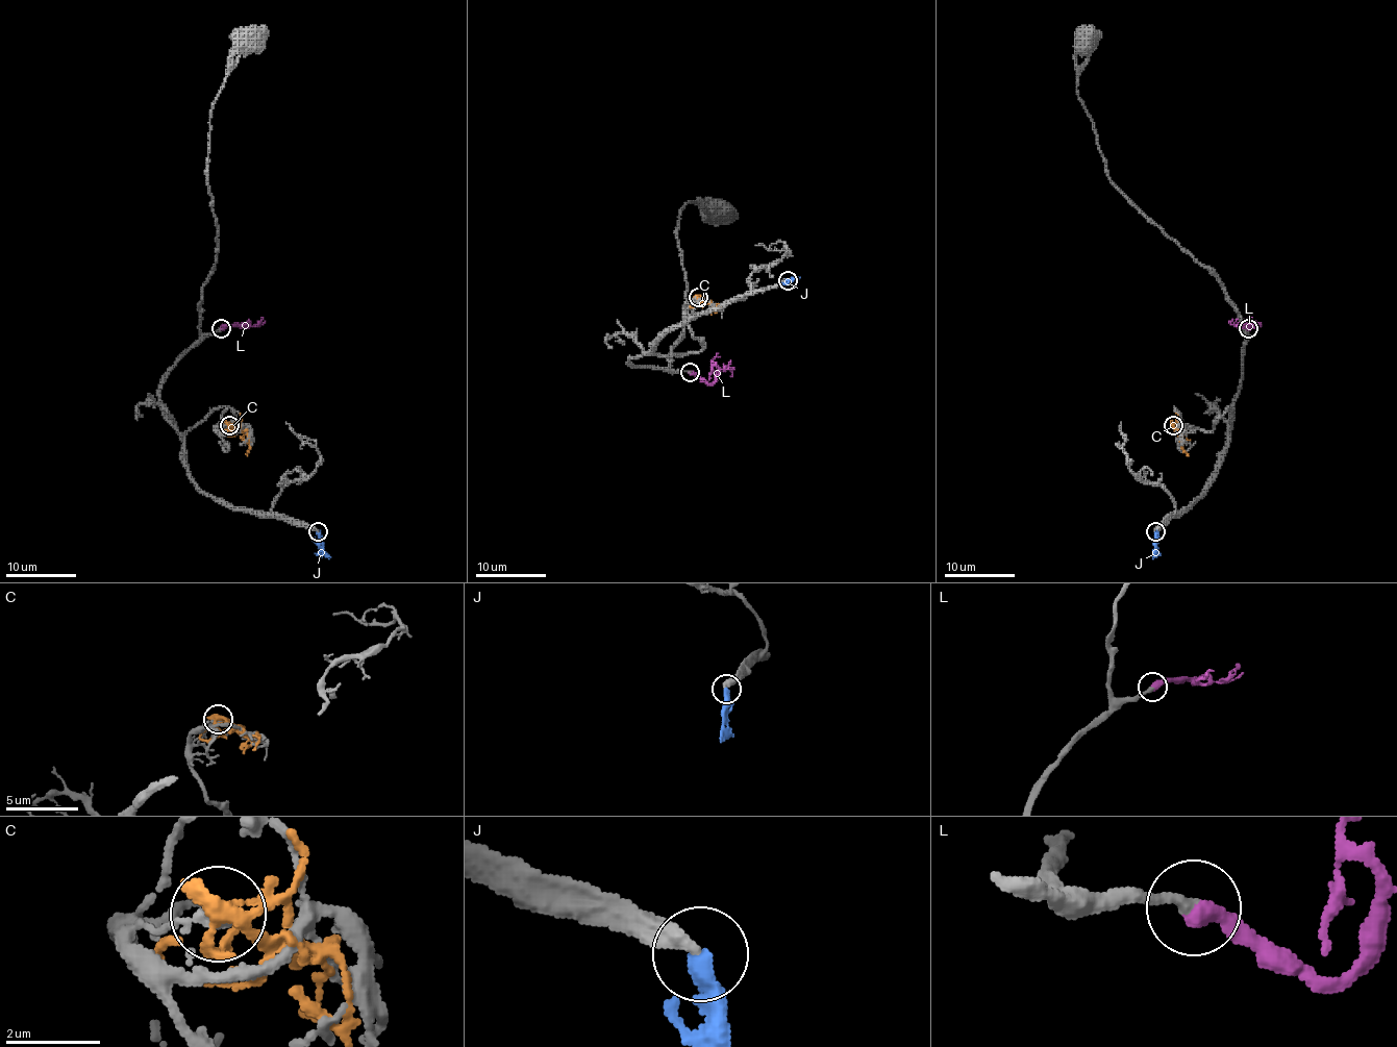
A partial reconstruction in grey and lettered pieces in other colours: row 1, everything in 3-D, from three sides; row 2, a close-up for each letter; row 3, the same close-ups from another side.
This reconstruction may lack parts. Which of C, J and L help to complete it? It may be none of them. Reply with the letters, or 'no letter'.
L

